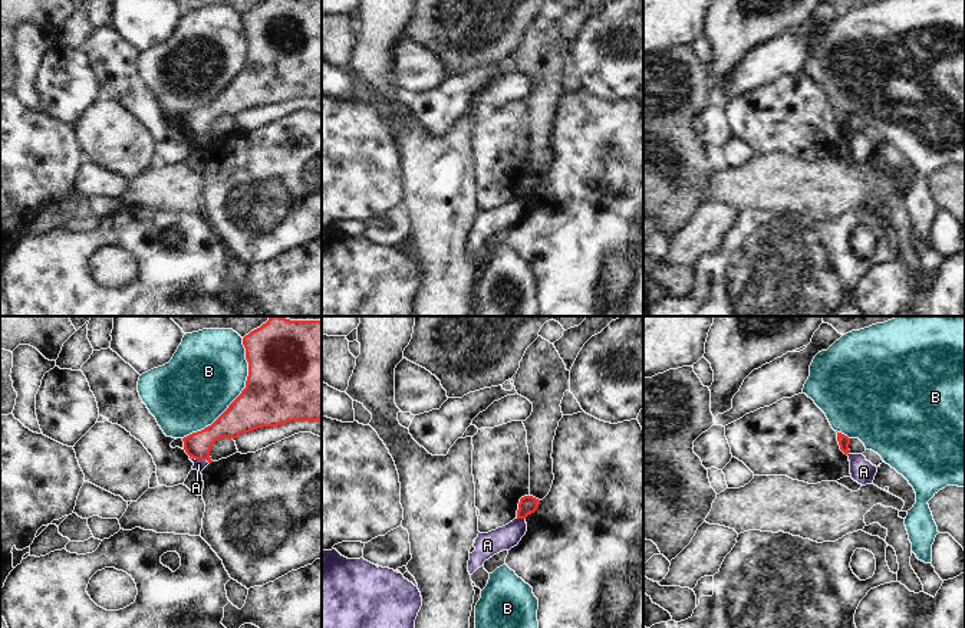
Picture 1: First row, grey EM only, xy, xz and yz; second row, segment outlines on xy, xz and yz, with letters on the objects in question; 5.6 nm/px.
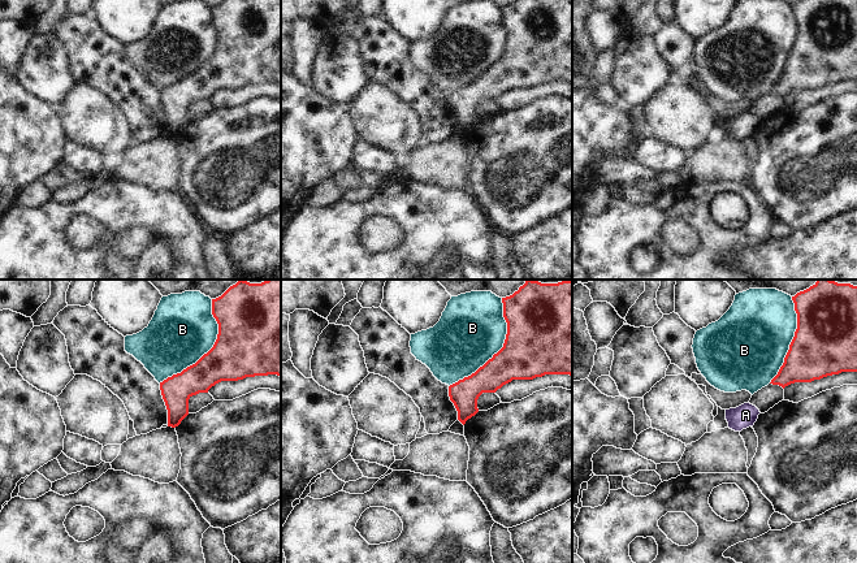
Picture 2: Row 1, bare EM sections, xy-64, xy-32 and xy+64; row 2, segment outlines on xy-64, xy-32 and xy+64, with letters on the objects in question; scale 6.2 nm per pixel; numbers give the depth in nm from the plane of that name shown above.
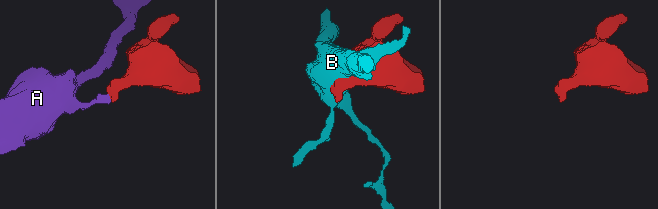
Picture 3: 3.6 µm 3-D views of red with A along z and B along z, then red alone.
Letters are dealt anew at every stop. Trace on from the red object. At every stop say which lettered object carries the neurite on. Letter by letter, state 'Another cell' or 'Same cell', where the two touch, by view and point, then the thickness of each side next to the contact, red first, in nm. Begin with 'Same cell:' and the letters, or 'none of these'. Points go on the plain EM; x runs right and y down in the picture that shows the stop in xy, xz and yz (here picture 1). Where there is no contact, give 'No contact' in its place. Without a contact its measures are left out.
Same cell: none of these
A: Another cell. Touches red at xy (200, 137). Thickness 150 nm (red) against 60 nm
B: Another cell. Touches red at xy (239, 74). Thickness 400 nm (red) against 420 nm

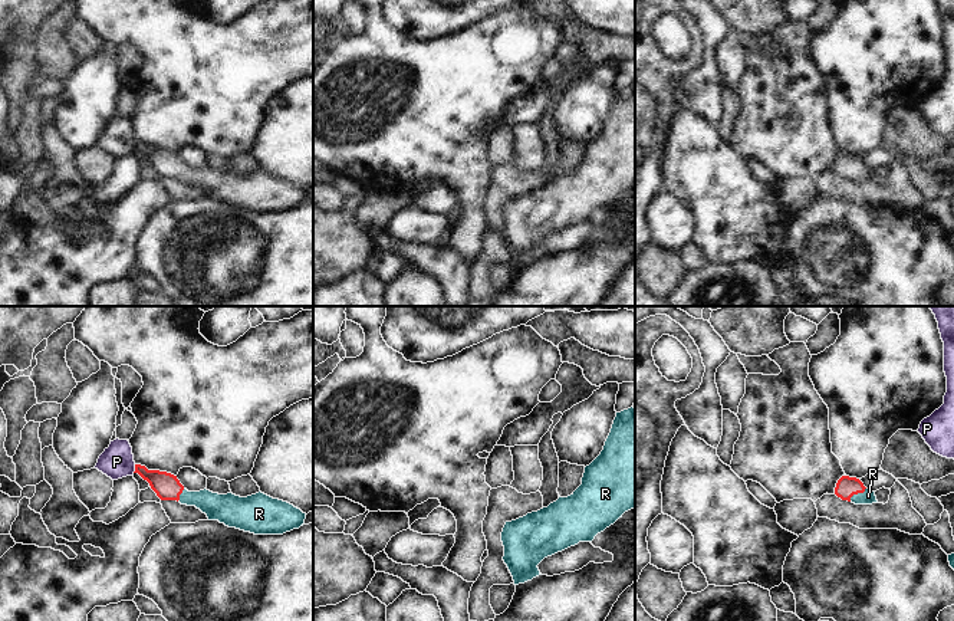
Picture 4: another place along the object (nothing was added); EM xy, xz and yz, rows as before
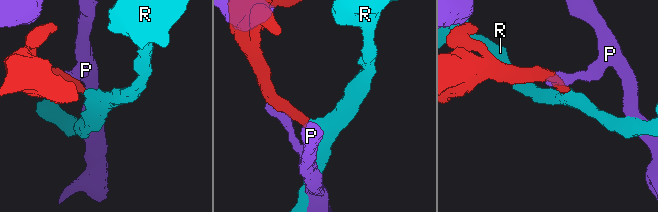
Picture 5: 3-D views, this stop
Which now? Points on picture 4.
Same cell: R
P: Another cell. Touches red at xy (135, 147). Thickness 150 nm (red) against 190 nm
R: Same cell. Touches red at yz (857, 171). Thickness 120 nm (red) against 80 nm

